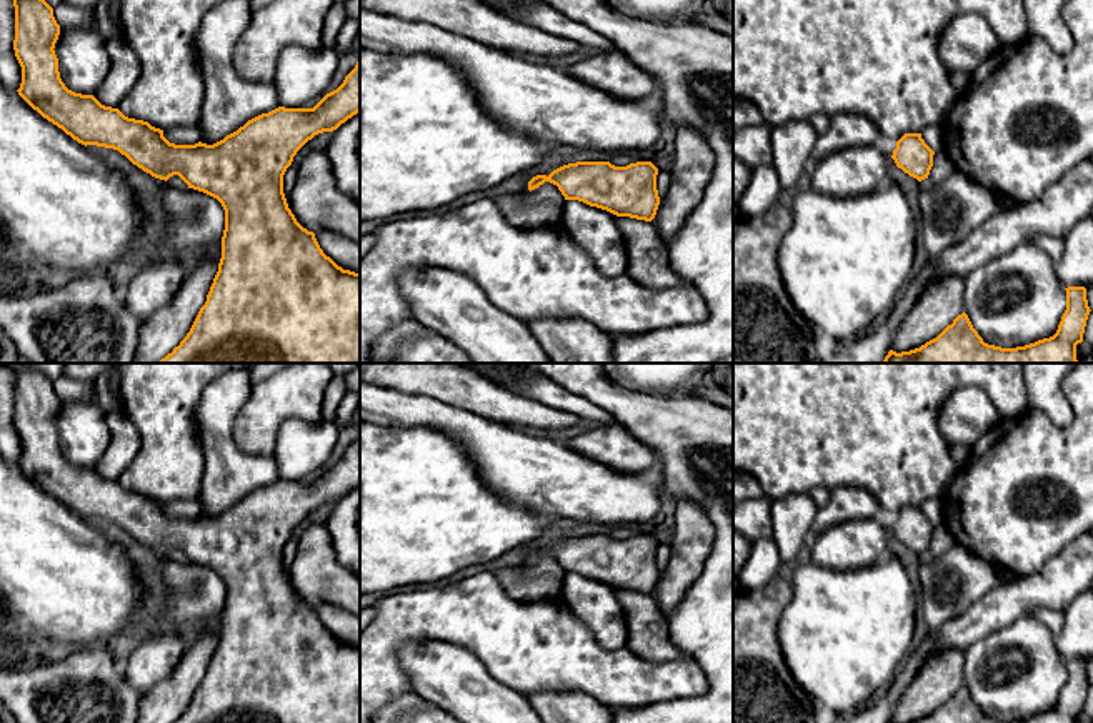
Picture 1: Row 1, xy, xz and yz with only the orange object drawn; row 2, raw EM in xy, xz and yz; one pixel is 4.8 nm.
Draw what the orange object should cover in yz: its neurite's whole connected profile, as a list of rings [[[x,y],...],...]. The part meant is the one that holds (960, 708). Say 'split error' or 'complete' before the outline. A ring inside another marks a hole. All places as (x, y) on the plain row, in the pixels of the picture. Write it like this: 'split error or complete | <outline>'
complete | [[[1068,660],[1065,663],[1066,683],[1056,706],[1050,711],[1016,721],[988,718],[963,685],[936,711],[915,723],[1076,723],[1076,718],[1083,715],[1086,693],[1091,683],[1088,680],[1085,660]]]

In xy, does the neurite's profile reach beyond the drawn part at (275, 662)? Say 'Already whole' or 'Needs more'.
Already whole

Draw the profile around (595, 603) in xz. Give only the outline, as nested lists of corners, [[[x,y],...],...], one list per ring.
[[[565,573],[561,598],[605,650],[626,646],[628,630],[616,588],[578,573]]]

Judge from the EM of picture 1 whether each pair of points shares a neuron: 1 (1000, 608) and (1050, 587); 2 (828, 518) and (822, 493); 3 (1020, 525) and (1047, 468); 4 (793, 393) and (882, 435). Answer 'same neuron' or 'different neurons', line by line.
1: same neuron
2: different neurons
3: same neuron
4: same neuron

